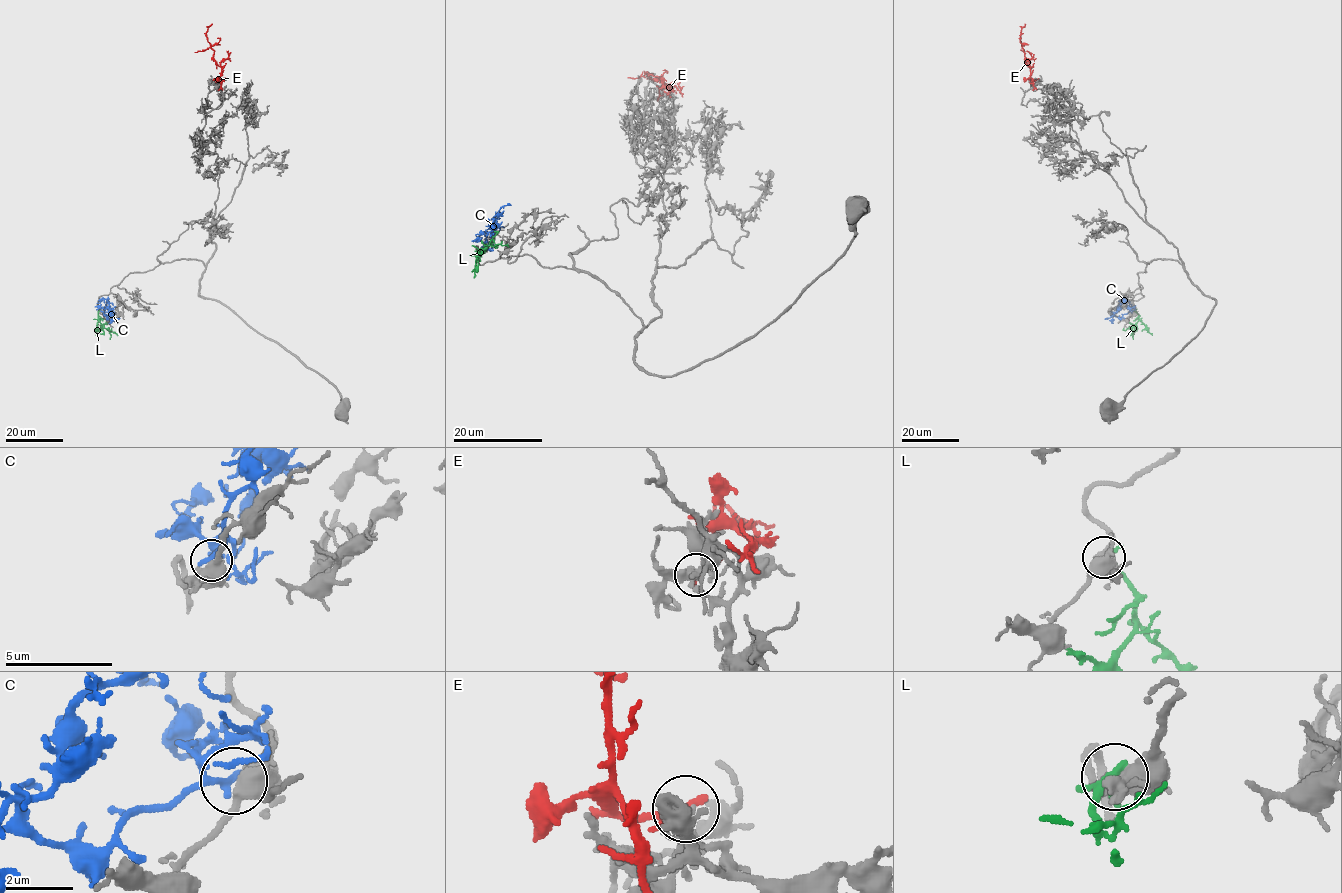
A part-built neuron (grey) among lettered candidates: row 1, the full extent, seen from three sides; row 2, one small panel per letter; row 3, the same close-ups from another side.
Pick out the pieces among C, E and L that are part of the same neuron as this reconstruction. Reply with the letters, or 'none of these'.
C

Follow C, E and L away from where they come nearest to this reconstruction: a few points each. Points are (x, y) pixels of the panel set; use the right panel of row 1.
C: (1132, 311), (1121, 317), (1114, 315), (1123, 299), (1126, 303)
E: (1037, 79), (1030, 78), (1030, 68), (1025, 63), (1020, 41), (1025, 24)
L: (1134, 310), (1138, 320), (1130, 336)

